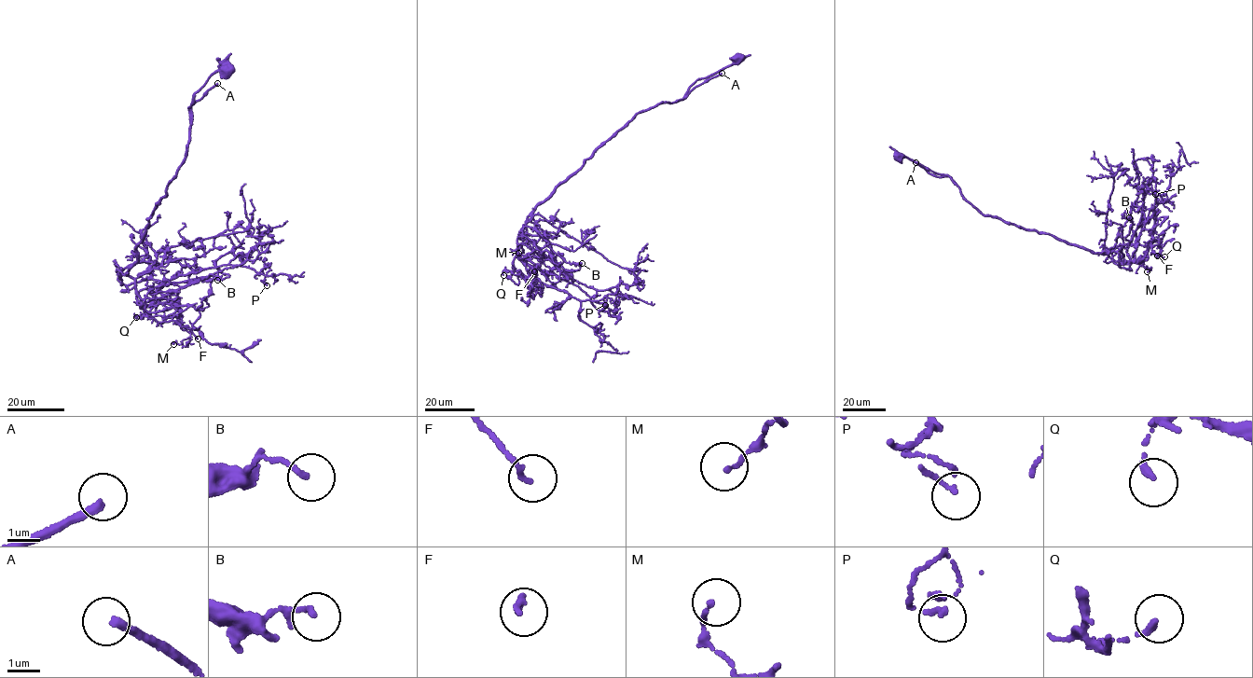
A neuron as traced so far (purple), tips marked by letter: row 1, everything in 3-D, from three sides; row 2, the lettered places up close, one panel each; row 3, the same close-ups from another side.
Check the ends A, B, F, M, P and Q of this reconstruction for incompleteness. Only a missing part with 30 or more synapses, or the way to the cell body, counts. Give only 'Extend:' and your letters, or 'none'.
Extend: A

